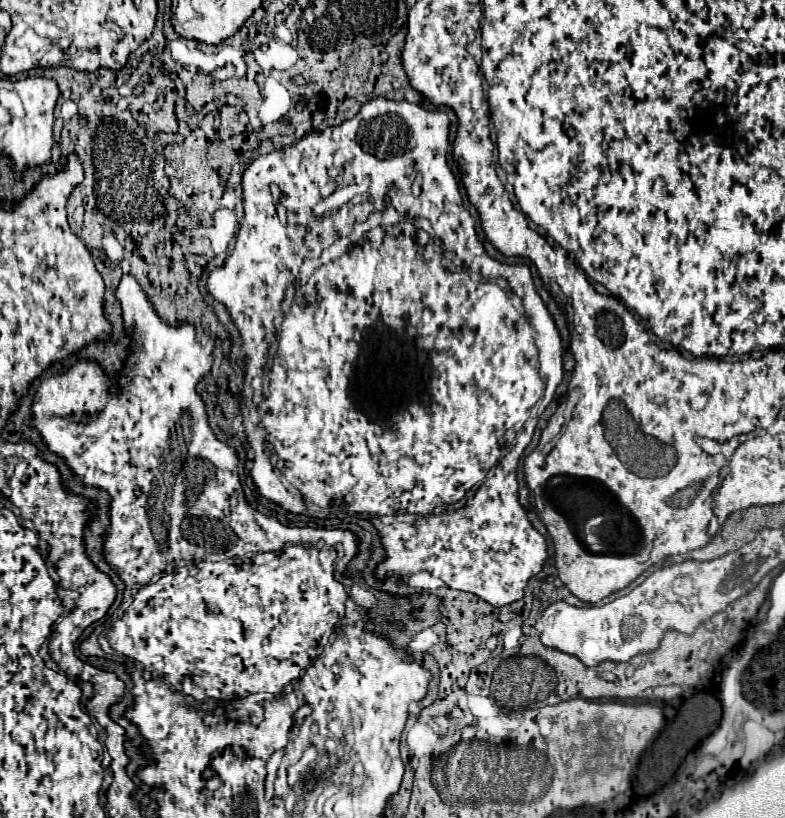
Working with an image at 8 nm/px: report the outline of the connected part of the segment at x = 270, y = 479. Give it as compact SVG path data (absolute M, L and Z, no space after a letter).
M264 443L252 445L252 447L254 447L252 479L254 479L256 487L258 487L258 491L260 491L266 499L282 505L284 509L288 509L288 511L292 511L292 513L306 513L306 503L304 503L300 497L296 497L296 495L282 483L282 479L278 477L276 469L274 469L272 463L270 463L270 453L266 451Z

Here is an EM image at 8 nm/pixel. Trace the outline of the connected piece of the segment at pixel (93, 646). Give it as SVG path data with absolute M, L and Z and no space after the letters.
M90 635L88 639L84 639L82 643L80 643L80 653L84 655L84 657L103 657L104 652L98 642L98 638L94 637L94 635Z

